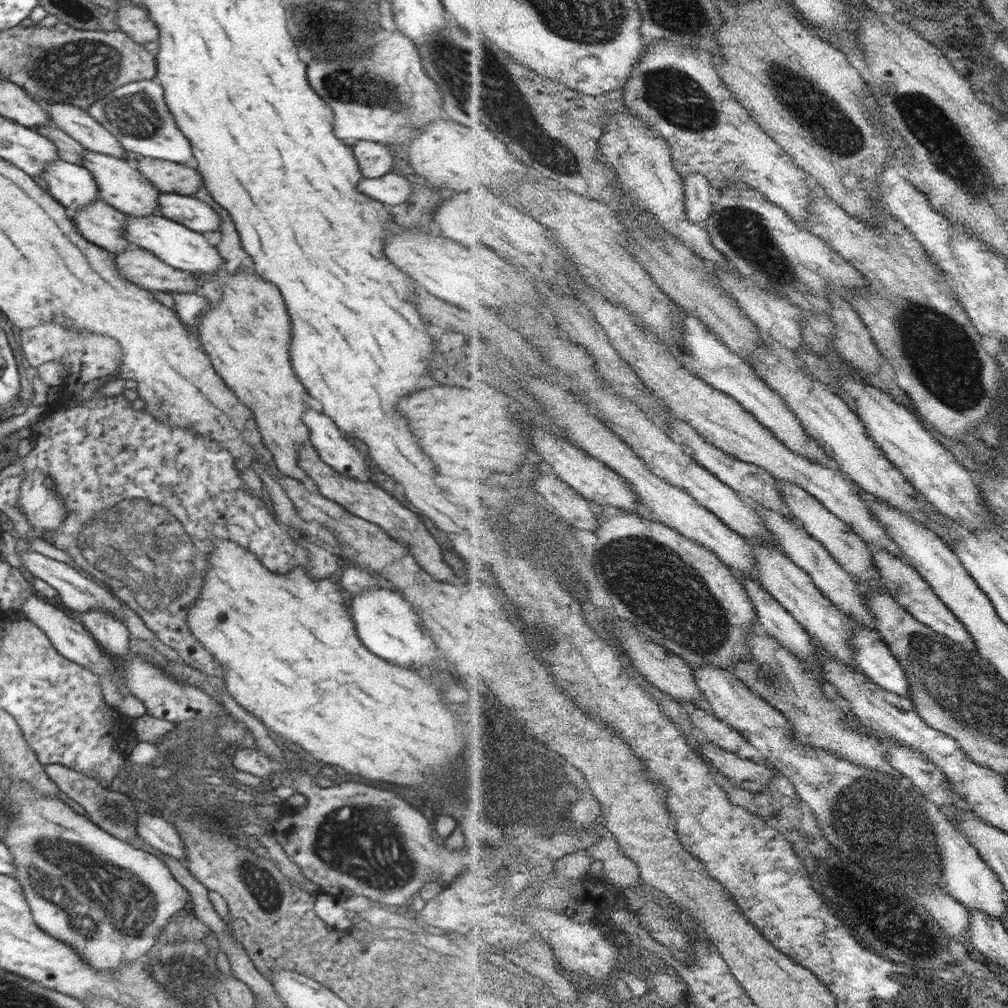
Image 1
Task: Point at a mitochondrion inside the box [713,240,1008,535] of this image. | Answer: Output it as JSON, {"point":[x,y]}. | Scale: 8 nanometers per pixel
{"point":[934,345]}

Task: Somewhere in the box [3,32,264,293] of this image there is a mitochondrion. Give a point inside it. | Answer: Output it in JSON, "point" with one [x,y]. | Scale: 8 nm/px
{"point":[80,69]}

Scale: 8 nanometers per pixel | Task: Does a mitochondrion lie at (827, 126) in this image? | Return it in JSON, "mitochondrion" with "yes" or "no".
{"mitochondrion":"yes"}

